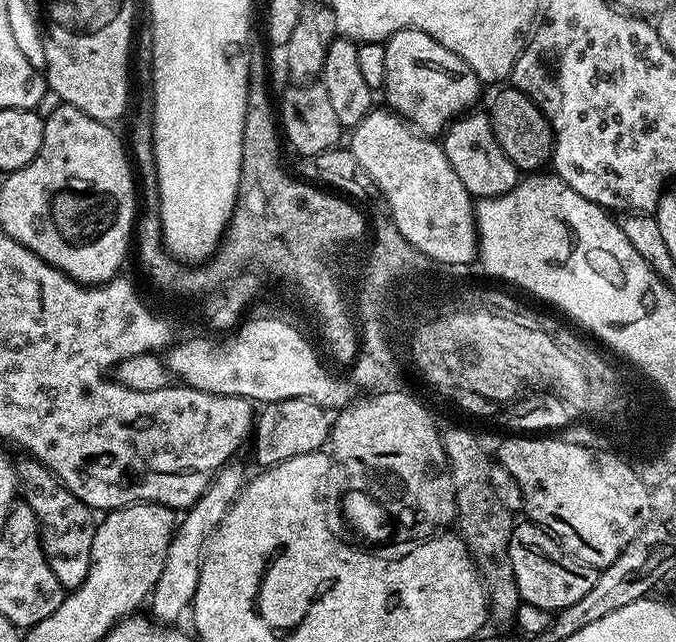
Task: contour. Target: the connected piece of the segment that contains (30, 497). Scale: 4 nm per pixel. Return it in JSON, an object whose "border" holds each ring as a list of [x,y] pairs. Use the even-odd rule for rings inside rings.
{"border":[[[24,458],[21,464],[15,465],[16,479],[23,503],[34,510],[40,523],[40,545],[44,547],[46,558],[50,562],[50,570],[54,570],[54,578],[65,590],[77,588],[86,578],[92,563],[90,554],[94,546],[94,534],[98,523],[93,509],[86,507],[53,472],[39,460]]]}

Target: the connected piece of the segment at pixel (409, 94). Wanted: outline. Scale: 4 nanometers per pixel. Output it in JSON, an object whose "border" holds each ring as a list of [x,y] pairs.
{"border":[[[403,28],[387,40],[384,49],[386,50],[386,78],[382,95],[388,99],[387,107],[396,115],[403,116],[417,132],[429,138],[439,137],[457,116],[465,115],[475,105],[472,103],[479,98],[482,85],[474,70],[470,70],[470,66],[465,60],[458,58],[458,54],[446,50],[446,46],[430,38],[430,34],[422,34],[422,30],[417,28]]]}

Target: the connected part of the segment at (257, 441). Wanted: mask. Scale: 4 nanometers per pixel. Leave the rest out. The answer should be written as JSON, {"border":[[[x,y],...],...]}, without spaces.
{"border":[[[286,398],[273,404],[265,404],[259,409],[254,420],[250,448],[252,444],[261,469],[272,468],[278,462],[286,462],[286,458],[321,451],[329,443],[331,430],[332,420],[321,404],[302,398]]]}

